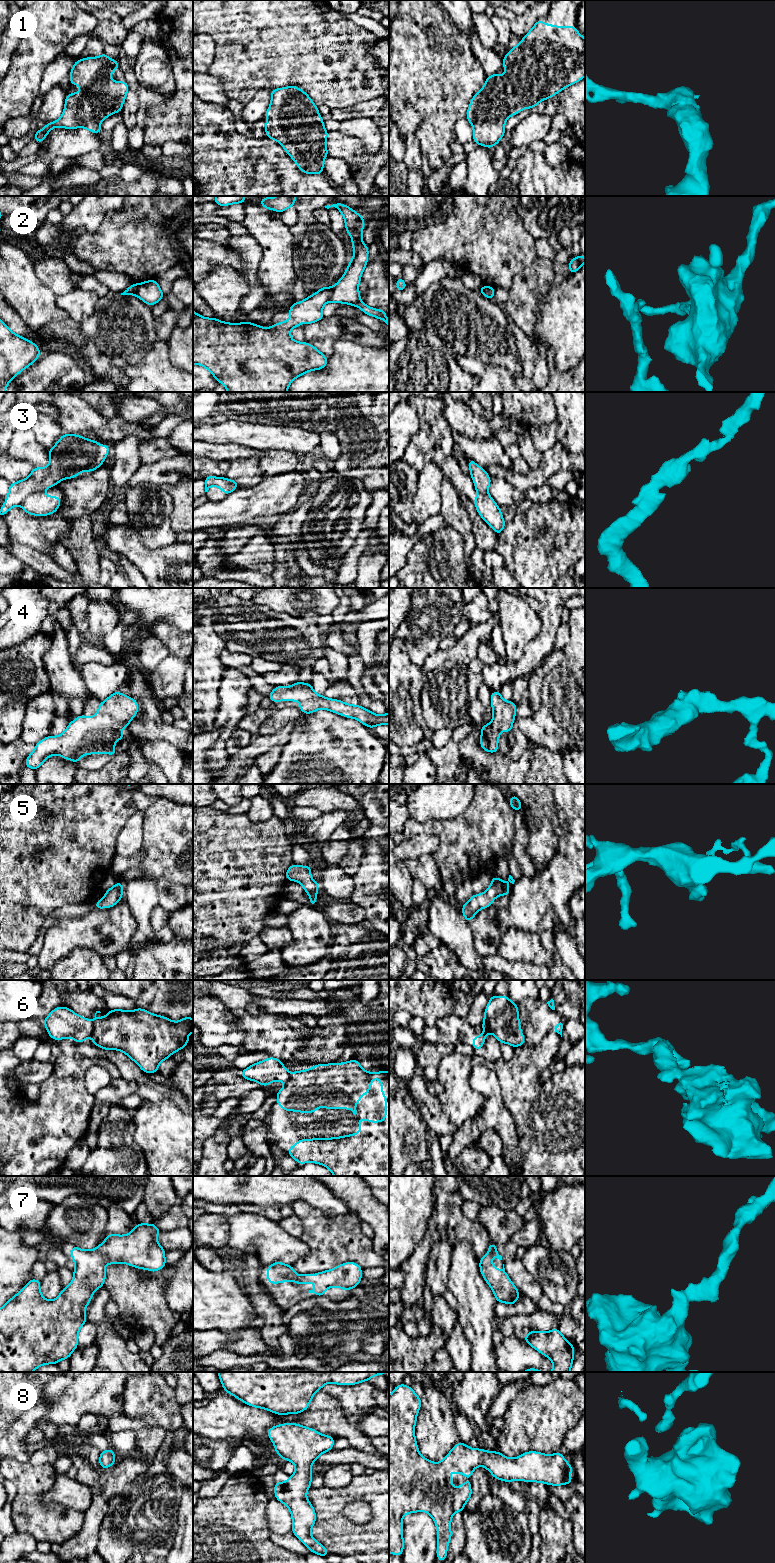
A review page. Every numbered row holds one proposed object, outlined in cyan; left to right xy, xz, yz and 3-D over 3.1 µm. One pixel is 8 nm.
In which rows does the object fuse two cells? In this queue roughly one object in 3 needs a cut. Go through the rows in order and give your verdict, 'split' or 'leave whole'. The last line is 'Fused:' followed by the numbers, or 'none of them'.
1: leave whole
2: split
3: split
4: leave whole
5: leave whole
6: split
7: leave whole
8: leave whole
Fused: 2, 3, 6

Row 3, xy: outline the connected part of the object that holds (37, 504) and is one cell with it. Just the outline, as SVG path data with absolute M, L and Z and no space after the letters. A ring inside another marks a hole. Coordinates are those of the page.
M42 492L31 494L21 504L24 512L34 516L47 516L56 513L61 504L60 497L46 496Z

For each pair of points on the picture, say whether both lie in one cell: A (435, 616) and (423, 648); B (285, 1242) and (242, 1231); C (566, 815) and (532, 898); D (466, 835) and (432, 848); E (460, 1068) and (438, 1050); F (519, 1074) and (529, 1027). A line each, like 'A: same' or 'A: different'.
A: same
B: same
C: same
D: different
E: different
F: different

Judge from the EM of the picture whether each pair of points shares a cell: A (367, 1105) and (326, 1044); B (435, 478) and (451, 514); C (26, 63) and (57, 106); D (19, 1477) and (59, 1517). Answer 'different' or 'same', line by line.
A: different
B: different
C: different
D: same

